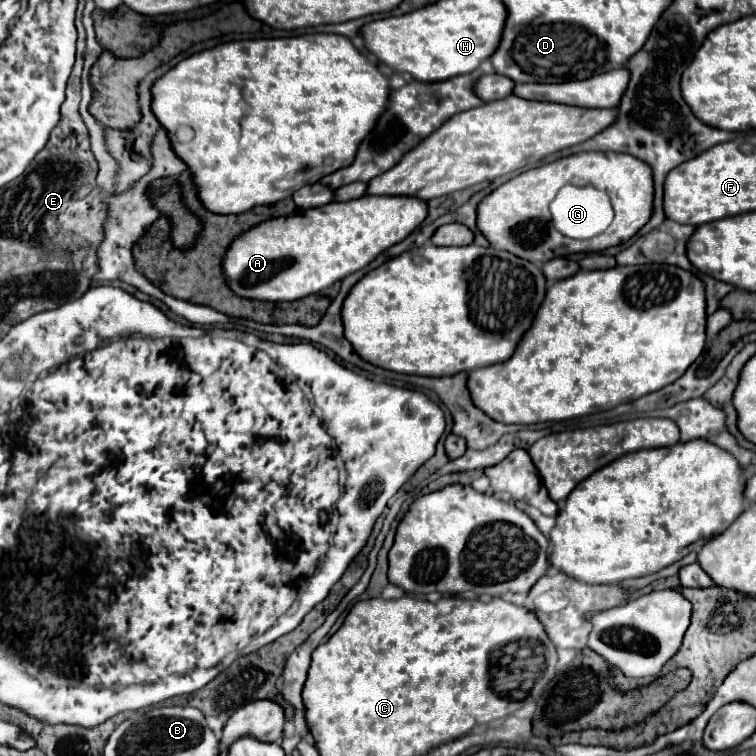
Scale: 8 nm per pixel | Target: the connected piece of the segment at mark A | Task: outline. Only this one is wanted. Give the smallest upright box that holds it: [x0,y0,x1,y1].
[224,196,428,302]

